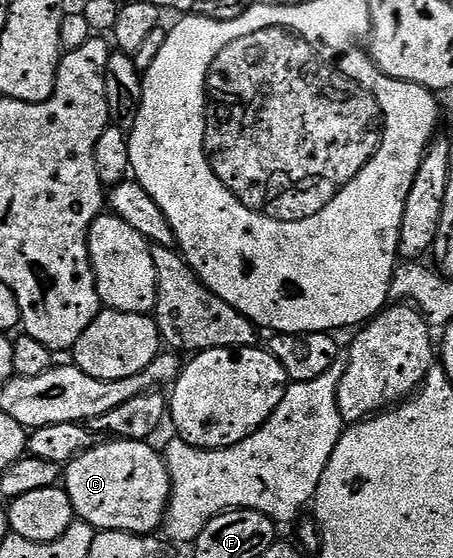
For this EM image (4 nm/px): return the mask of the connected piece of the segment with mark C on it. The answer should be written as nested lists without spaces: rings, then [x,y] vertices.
[[[114,438],[108,439],[106,442],[96,443],[95,447],[85,450],[78,456],[77,459],[72,460],[65,468],[65,487],[69,498],[75,507],[75,515],[82,523],[90,524],[92,528],[103,531],[125,531],[129,534],[139,536],[150,536],[160,531],[163,517],[167,515],[167,503],[171,501],[171,479],[167,470],[166,459],[155,448],[150,448],[152,445],[145,440],[116,440]]]

